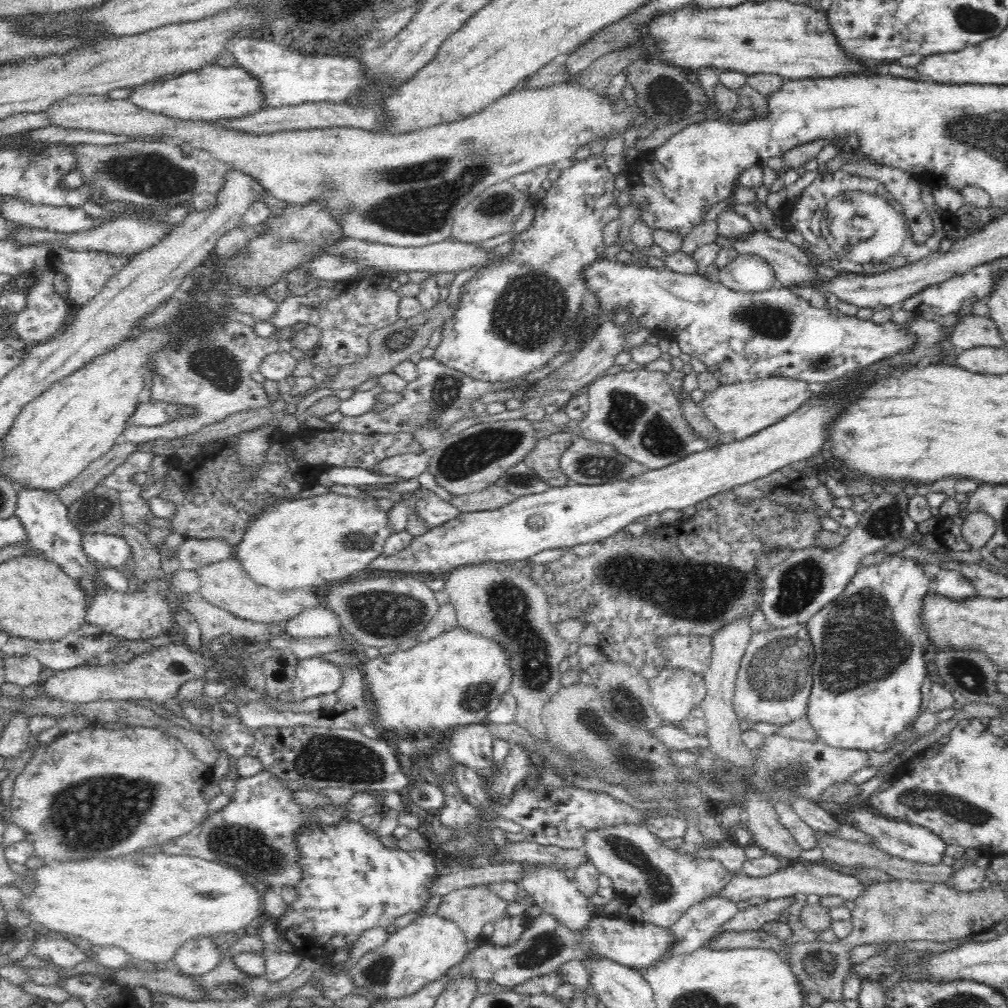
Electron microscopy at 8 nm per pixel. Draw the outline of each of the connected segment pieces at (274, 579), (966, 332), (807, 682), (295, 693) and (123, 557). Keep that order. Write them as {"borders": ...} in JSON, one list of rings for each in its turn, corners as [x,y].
{"borders":[[[[331,492],[283,501],[270,507],[248,528],[242,543],[235,550],[235,556],[256,583],[268,588],[279,591],[304,588],[320,590],[368,568],[372,560],[383,554],[385,543],[392,534],[388,511],[376,505],[376,496],[362,499]]],[[[967,310],[960,313],[960,320],[949,333],[952,344],[958,351],[978,347],[1000,348],[1004,344],[1004,339],[992,319],[976,316]]],[[[796,623],[784,628],[772,627],[769,630],[753,633],[742,657],[733,696],[733,709],[738,720],[748,722],[768,722],[770,724],[785,725],[798,720],[806,714],[810,688],[813,686],[811,666],[815,659],[810,633],[806,623]]],[[[319,656],[298,660],[295,680],[291,684],[291,701],[302,702],[312,696],[334,693],[344,682],[342,671]]],[[[105,533],[83,534],[83,551],[101,568],[122,567],[133,556],[128,542],[120,536]]]]}

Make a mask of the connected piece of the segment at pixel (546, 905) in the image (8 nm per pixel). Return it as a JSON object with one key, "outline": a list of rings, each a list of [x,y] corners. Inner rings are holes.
{"outline":[[[538,864],[532,865],[528,872],[520,881],[520,887],[525,890],[530,897],[534,898],[534,904],[538,906],[544,914],[554,916],[565,928],[582,932],[588,928],[588,922],[596,915],[596,907],[592,906],[589,898],[578,891],[577,882],[570,881],[563,873],[563,870]]]}

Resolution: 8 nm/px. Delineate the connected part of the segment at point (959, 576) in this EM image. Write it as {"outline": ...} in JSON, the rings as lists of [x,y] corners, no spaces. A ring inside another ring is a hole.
{"outline":[[[958,570],[940,571],[933,578],[933,591],[950,600],[968,600],[976,597],[976,587]]]}

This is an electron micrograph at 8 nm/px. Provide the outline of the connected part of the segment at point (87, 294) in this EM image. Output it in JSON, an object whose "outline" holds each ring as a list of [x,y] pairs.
{"outline":[[[66,247],[53,248],[46,259],[46,267],[66,276],[66,284],[69,290],[64,295],[67,305],[72,309],[79,309],[87,302],[90,302],[98,291],[106,284],[106,281],[120,272],[128,262],[132,260],[130,255],[115,255],[104,251],[76,251]]]}

